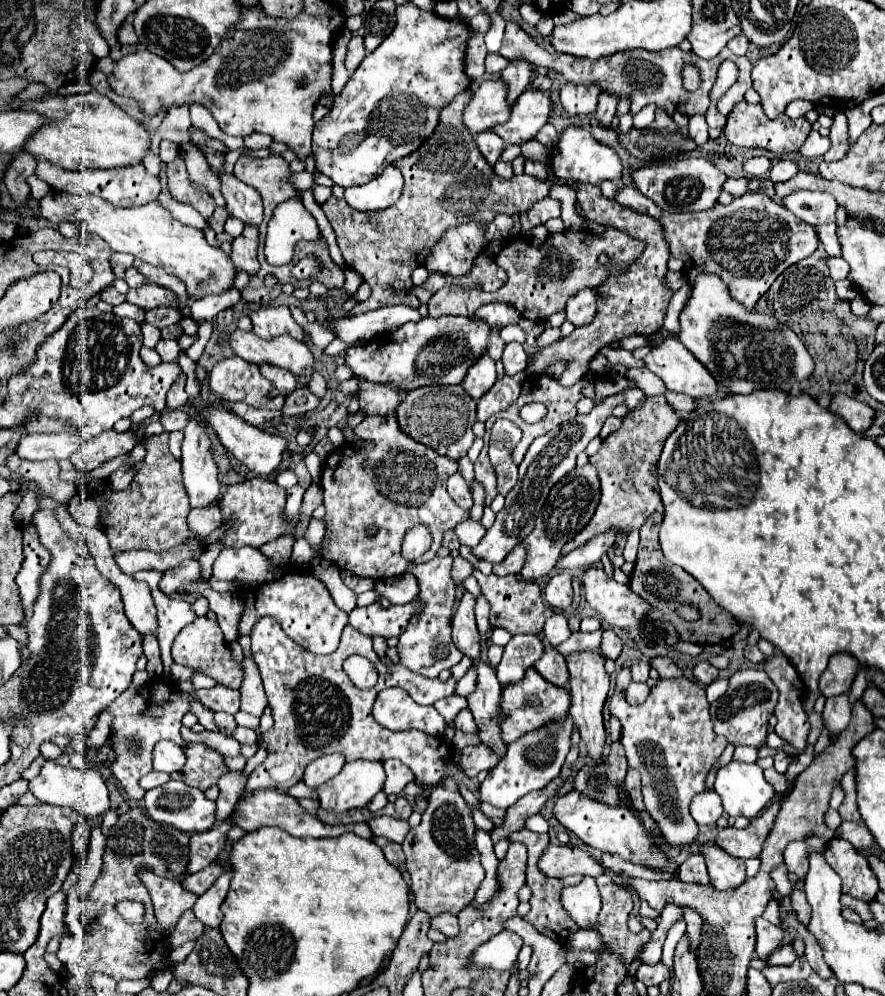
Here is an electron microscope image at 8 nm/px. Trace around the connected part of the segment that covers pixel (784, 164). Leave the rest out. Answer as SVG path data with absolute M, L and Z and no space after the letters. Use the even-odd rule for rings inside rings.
M776 161L776 163L772 165L772 169L770 169L770 181L772 181L772 183L788 181L788 179L792 179L796 173L798 173L796 163L792 163L792 161Z

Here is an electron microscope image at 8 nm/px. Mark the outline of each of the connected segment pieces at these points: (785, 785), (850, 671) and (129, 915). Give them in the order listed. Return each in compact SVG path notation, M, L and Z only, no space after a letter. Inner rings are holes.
M764 769L764 779L778 791L778 795L786 797L792 789L792 783L788 781L786 775L780 775L776 769Z
M836 653L830 657L828 669L820 677L820 693L824 697L850 691L850 685L860 669L860 663L850 653Z
M120 901L120 903L116 903L116 909L132 923L132 921L140 921L140 917L142 917L142 905L140 903L130 903L130 901Z

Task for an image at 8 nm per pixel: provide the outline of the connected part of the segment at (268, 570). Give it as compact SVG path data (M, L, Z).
M240 547L240 549L222 549L214 561L216 579L238 581L246 607L240 621L240 635L248 635L252 625L260 617L276 617L286 635L302 645L310 653L332 653L340 643L340 633L348 625L348 615L336 607L330 591L322 581L318 581L310 569L296 569L296 565L284 565L284 569L268 565L268 559L258 549Z

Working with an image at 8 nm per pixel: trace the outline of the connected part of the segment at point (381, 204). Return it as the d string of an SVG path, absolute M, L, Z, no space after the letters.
M388 165L376 179L360 187L344 189L344 201L356 211L380 211L398 201L404 179L394 165Z

